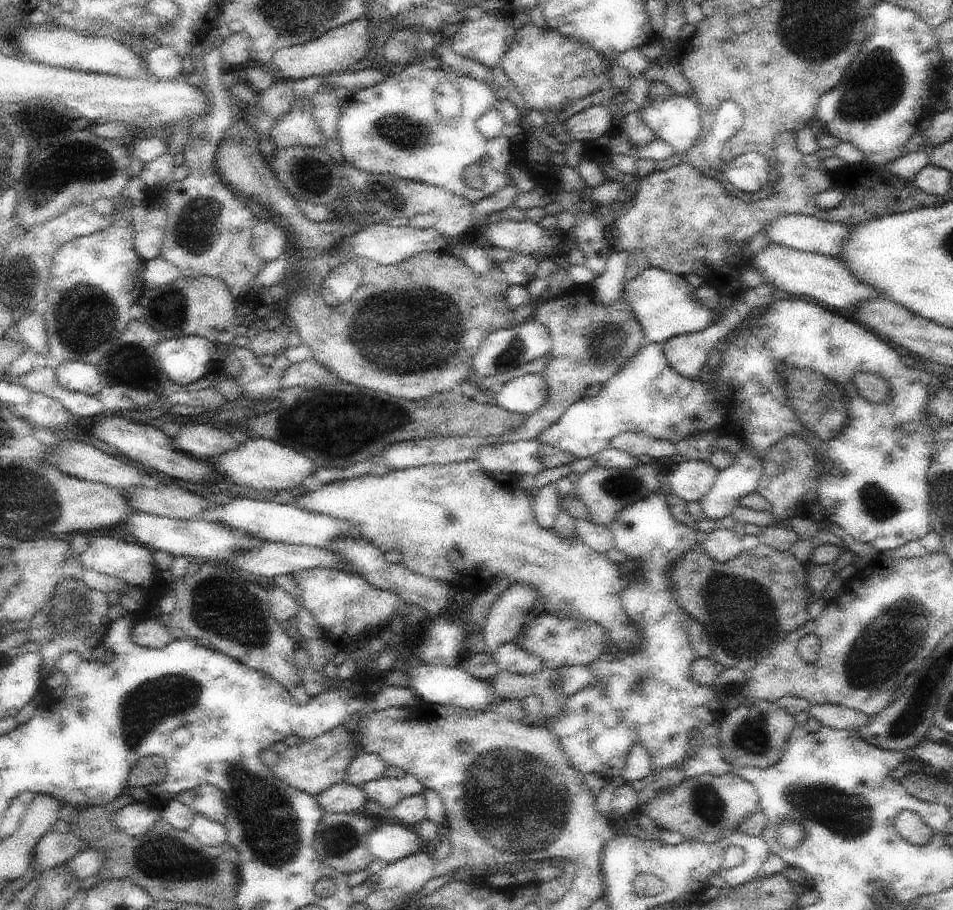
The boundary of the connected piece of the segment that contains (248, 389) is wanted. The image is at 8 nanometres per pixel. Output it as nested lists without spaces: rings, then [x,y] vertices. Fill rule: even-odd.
[[[249,346],[235,349],[235,355],[240,360],[243,373],[236,378],[240,390],[252,397],[276,398],[280,396],[283,388],[283,378],[290,359],[286,355],[288,346],[284,352],[279,353],[271,366],[261,365],[257,362],[257,356]]]

